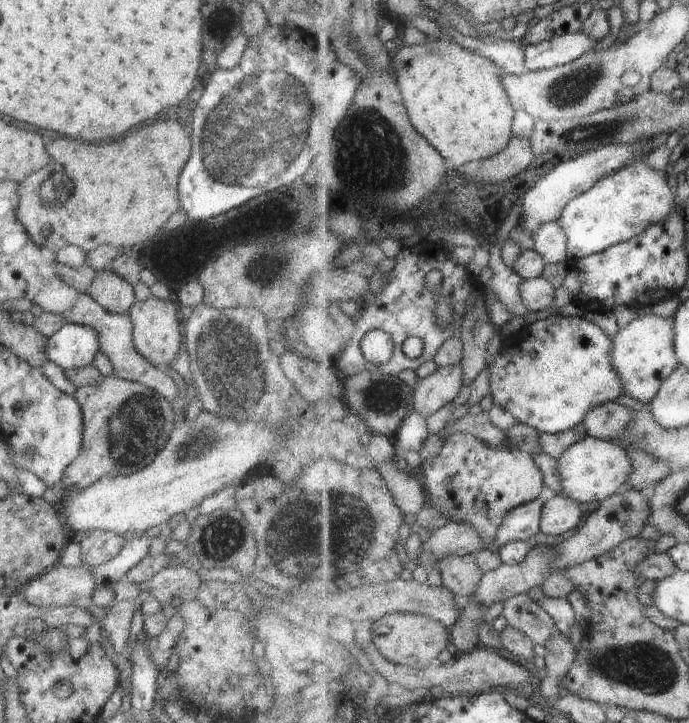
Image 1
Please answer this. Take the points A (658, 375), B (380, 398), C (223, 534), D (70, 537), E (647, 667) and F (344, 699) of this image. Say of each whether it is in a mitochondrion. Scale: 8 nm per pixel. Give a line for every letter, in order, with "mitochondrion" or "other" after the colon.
A: other
B: mitochondrion
C: mitochondrion
D: other
E: mitochondrion
F: other

